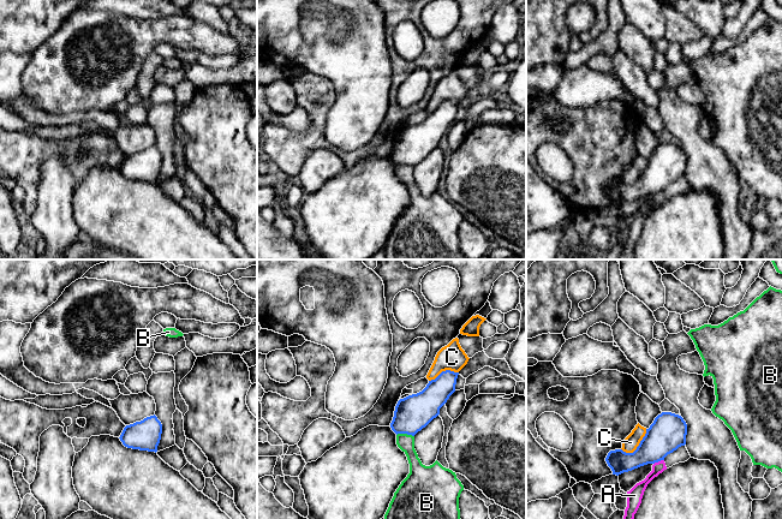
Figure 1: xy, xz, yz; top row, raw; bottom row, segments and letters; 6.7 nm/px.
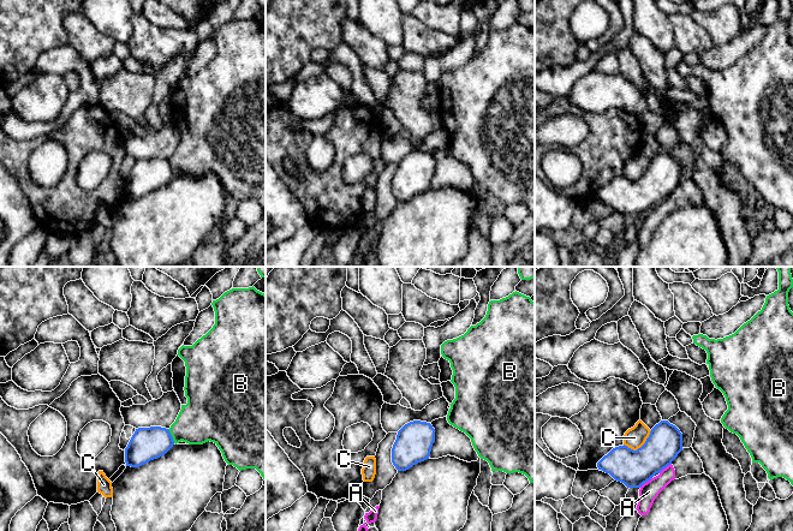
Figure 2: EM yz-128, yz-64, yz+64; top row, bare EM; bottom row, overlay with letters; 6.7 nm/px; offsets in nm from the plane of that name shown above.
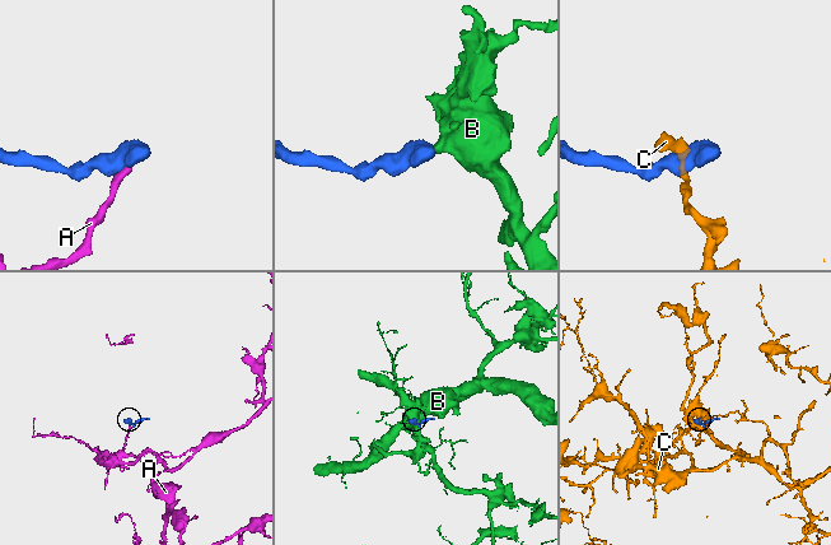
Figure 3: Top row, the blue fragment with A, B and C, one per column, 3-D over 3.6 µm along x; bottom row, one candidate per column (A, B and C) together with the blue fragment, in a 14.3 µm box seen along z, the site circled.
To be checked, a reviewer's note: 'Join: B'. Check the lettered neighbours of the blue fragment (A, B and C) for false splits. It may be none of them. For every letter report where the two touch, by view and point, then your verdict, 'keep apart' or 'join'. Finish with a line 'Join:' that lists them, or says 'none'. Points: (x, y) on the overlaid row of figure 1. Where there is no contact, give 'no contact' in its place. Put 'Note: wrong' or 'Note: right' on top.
Note: wrong
A: yz (658, 460) | keep apart
B: xz (405, 433) | keep apart
C: yz (638, 446) | keep apart
Join: none

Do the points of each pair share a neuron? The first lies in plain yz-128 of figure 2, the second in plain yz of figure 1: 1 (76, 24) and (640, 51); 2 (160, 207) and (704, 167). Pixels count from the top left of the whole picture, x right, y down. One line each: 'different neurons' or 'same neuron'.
1: same neuron
2: different neurons

